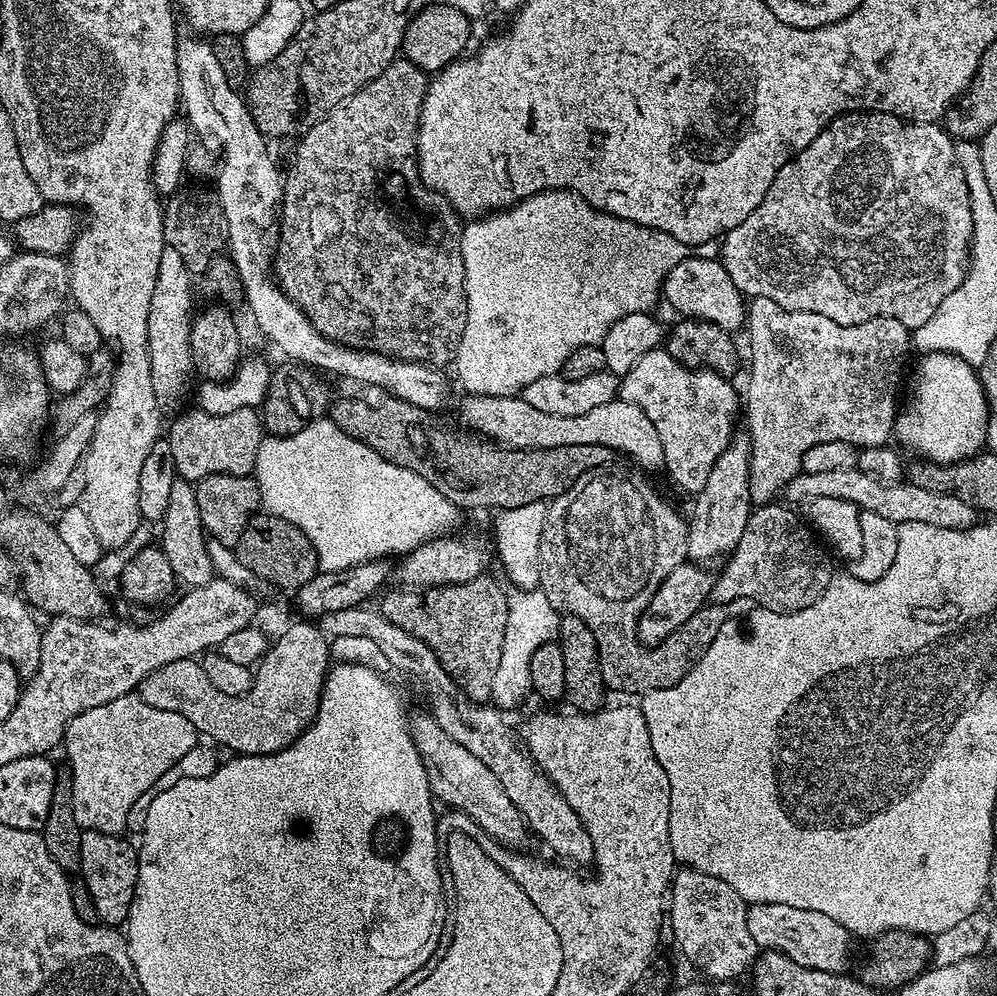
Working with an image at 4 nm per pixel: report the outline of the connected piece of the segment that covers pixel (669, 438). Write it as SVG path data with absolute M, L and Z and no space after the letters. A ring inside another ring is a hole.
M657 347L652 352L642 354L633 368L621 379L619 399L638 406L658 430L658 438L662 440L664 451L664 468L672 475L672 480L680 488L685 488L689 494L695 494L706 486L706 478L710 478L710 470L714 462L726 450L732 441L734 429L732 423L736 420L736 388L733 381L726 376L708 368L688 368L679 364L663 347Z

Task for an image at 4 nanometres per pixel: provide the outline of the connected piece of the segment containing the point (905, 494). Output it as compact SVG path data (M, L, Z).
M860 467L825 471L822 474L801 471L799 476L795 476L788 483L786 500L789 505L804 506L814 498L842 498L842 502L854 502L854 506L858 506L861 512L882 514L882 518L890 518L890 522L898 526L906 522L927 522L930 526L962 530L973 528L978 523L976 508L962 502L962 498L954 498L950 494L938 494L934 490L922 490L911 482L884 484L878 477L863 472Z

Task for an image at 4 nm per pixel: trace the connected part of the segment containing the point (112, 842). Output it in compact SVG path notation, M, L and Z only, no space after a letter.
M84 832L80 847L80 870L78 875L86 882L86 890L98 910L100 924L120 926L130 914L130 906L136 899L138 866L140 858L137 849L123 835L102 834L101 832Z

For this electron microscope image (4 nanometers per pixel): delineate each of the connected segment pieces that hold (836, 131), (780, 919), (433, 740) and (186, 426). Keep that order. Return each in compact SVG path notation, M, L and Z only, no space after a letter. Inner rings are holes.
M845 112L835 116L833 120L806 146L806 150L796 152L788 163L778 170L774 182L770 182L770 190L766 190L766 198L758 202L758 210L746 218L746 222L738 222L734 230L725 232L720 244L719 259L724 265L726 274L738 286L745 297L770 298L770 302L778 302L786 310L798 310L810 314L822 314L822 318L830 318L830 322L838 322L842 326L854 326L858 322L870 322L870 318L885 316L898 318L902 326L910 330L918 330L930 318L934 318L934 310L942 306L942 302L964 281L970 267L970 249L972 246L972 211L964 171L960 160L956 157L957 145L953 137L939 123L914 124L911 120L901 120L885 112ZM920 288L932 288L932 300L920 308Z
M754 904L746 914L746 926L750 929L750 938L754 938L757 949L769 952L781 952L786 958L794 958L798 966L806 966L810 970L835 972L844 974L849 971L848 959L852 956L853 937L841 924L834 922L827 914L818 914L818 910L798 910L794 906L781 904Z
M427 711L420 712L411 717L410 731L412 741L422 758L422 766L426 766L426 778L430 786L436 788L446 800L450 800L460 807L467 808L470 817L482 828L486 837L492 840L500 837L511 845L521 845L530 840L530 832L524 823L524 816L510 802L506 790L502 790L502 782L487 766L482 766L466 746L458 746L442 726L438 726L436 719Z
M197 406L191 410L181 412L166 428L166 443L170 454L174 454L177 477L198 482L210 474L252 476L258 462L258 446L266 435L261 413L255 408L235 410L225 415L204 413Z

